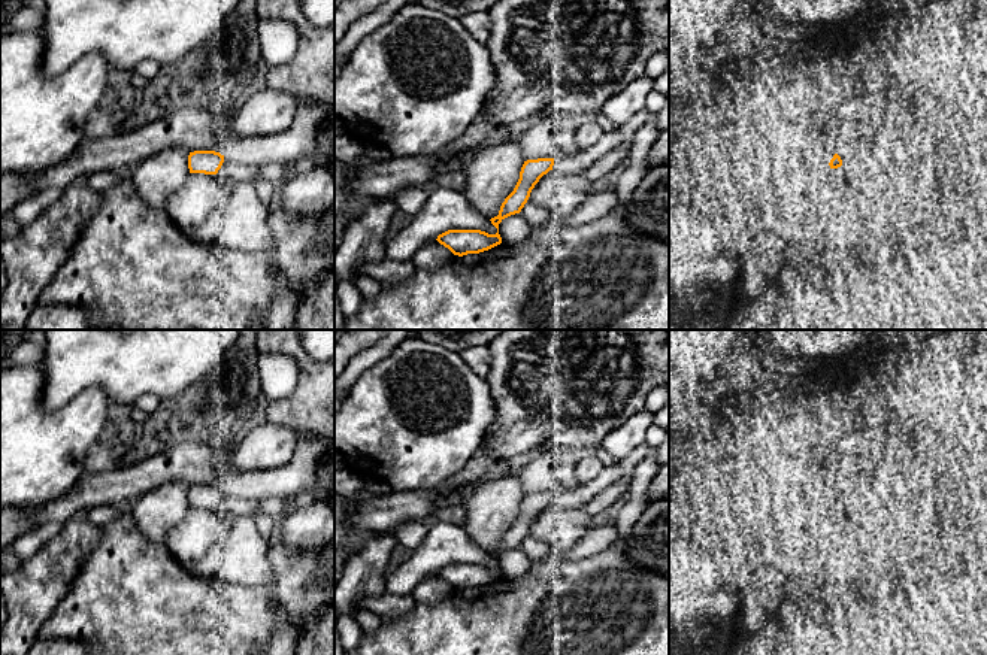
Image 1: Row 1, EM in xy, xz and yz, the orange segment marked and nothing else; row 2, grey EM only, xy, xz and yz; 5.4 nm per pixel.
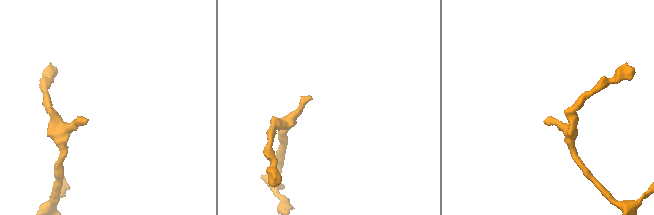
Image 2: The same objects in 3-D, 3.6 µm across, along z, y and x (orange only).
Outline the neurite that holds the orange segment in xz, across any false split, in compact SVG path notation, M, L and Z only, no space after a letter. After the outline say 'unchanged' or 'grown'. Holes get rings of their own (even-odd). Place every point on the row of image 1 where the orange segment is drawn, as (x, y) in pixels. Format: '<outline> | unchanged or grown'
M647 109L635 113L614 131L605 133L596 145L581 151L576 157L538 158L524 161L514 191L502 203L499 215L490 219L497 228L496 234L488 234L481 230L448 230L439 234L436 240L458 257L479 254L500 245L502 237L499 234L499 224L505 218L521 212L532 189L544 175L549 170L555 170L564 176L582 173L615 146L632 142L635 133L648 121L648 118L650 113Z | grown

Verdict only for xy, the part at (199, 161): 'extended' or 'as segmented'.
extended

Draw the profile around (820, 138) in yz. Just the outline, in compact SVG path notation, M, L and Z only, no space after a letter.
M821 109L808 119L802 149L809 161L829 164L836 154L838 130L842 121L835 109Z

